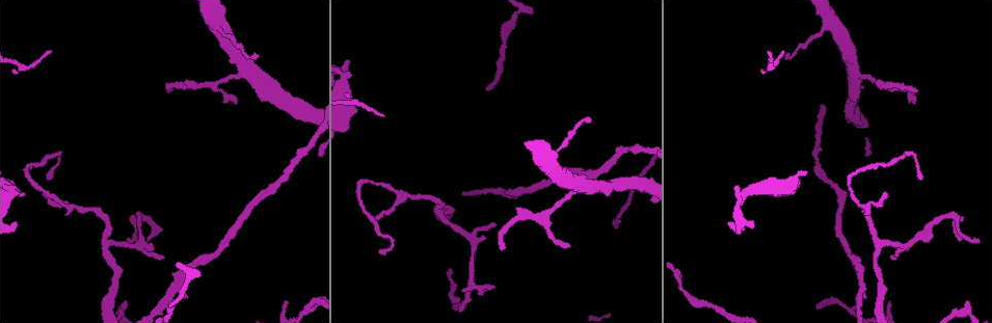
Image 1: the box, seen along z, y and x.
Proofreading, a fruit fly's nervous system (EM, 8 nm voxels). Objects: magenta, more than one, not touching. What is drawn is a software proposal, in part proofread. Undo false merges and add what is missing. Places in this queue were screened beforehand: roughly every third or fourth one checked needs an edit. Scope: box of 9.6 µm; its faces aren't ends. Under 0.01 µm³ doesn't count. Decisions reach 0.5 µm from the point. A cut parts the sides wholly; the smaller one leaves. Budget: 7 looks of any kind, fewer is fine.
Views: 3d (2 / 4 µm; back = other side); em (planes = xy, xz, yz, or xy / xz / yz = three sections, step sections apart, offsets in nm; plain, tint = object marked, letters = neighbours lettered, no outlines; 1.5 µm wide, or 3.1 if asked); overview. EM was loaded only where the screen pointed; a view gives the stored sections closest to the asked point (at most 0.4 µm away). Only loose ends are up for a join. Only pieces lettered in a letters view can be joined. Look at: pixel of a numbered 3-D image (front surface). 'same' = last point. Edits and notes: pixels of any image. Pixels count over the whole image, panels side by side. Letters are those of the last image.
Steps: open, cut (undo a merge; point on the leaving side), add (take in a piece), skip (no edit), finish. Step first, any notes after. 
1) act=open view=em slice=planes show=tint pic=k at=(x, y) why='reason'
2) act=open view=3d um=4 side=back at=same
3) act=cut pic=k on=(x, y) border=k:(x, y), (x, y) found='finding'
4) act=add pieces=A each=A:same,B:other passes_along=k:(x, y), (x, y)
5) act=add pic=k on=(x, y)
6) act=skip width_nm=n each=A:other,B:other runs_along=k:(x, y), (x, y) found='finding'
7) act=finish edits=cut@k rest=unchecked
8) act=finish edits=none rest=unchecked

act=open view=3d um=4 pic=1 at=(163, 258) why='free end'

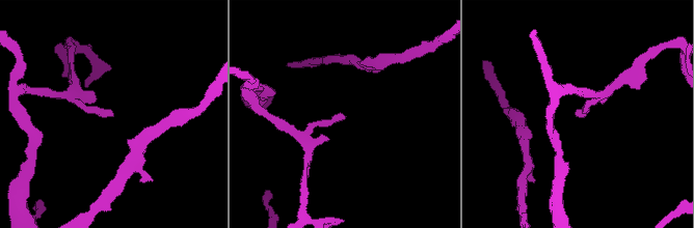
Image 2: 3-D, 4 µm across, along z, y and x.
act=open view=em slice=planes show=letters pic=2 at=(583, 114)

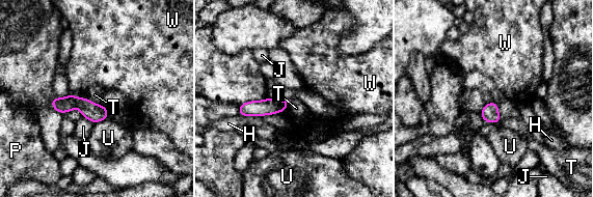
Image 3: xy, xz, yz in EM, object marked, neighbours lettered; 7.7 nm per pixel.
act=skip longest_contact=W:190nm each=H:other,J:other,P:other,T:other,U:other,W:other border=3:(493, 101), (497, 106), (500, 122) found='no lettered piece goes on from it'

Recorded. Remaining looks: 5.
act=open view=em slice=planes show=plain pic=1 at=(503, 249) why='thin end'

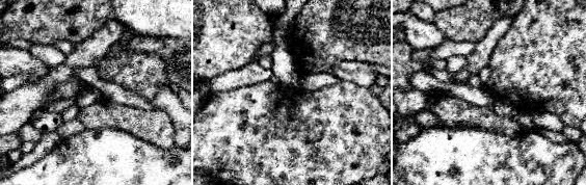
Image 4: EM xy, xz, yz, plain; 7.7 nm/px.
act=open view=em slice=planes show=tint at=same why='with the object marked'

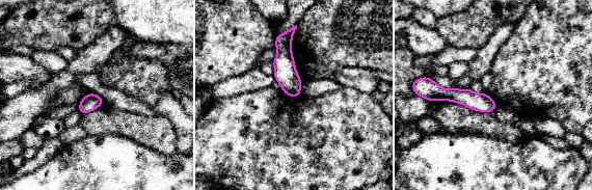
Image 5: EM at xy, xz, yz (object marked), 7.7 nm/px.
act=open view=em slice=planes show=letters at=same

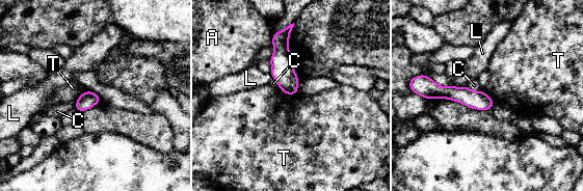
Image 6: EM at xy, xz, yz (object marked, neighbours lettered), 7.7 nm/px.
act=skip longest_contact=T:160nm each=A:other,C:other,L:other,T:other runs_along=6:(428, 92), (453, 92), (491, 103) found='no lettered piece goes on from it'

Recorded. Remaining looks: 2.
act=open view=3d um=2 pic=1 at=(576, 184) why='thick turns thin'

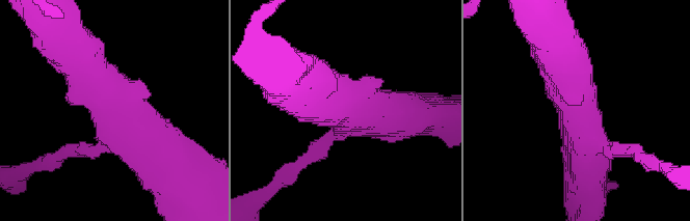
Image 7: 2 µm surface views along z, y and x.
act=open view=em slice=planes show=letters pic=7 at=(344, 104) why='shape alone is not enough'

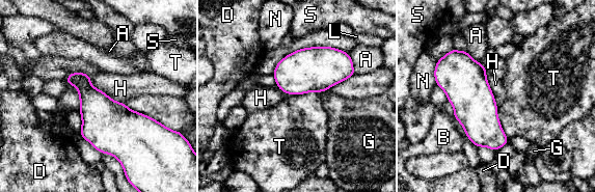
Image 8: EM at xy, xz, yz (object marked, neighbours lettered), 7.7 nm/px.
act=skip each=A:other,B:other,D:other,G:other,H:other,L:other,N:other,S:other,T:other arms=3 border=8:(348, 53), (355, 74) found='all the same neuron'

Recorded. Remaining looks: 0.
act=finish edits=none rest=unchecked

